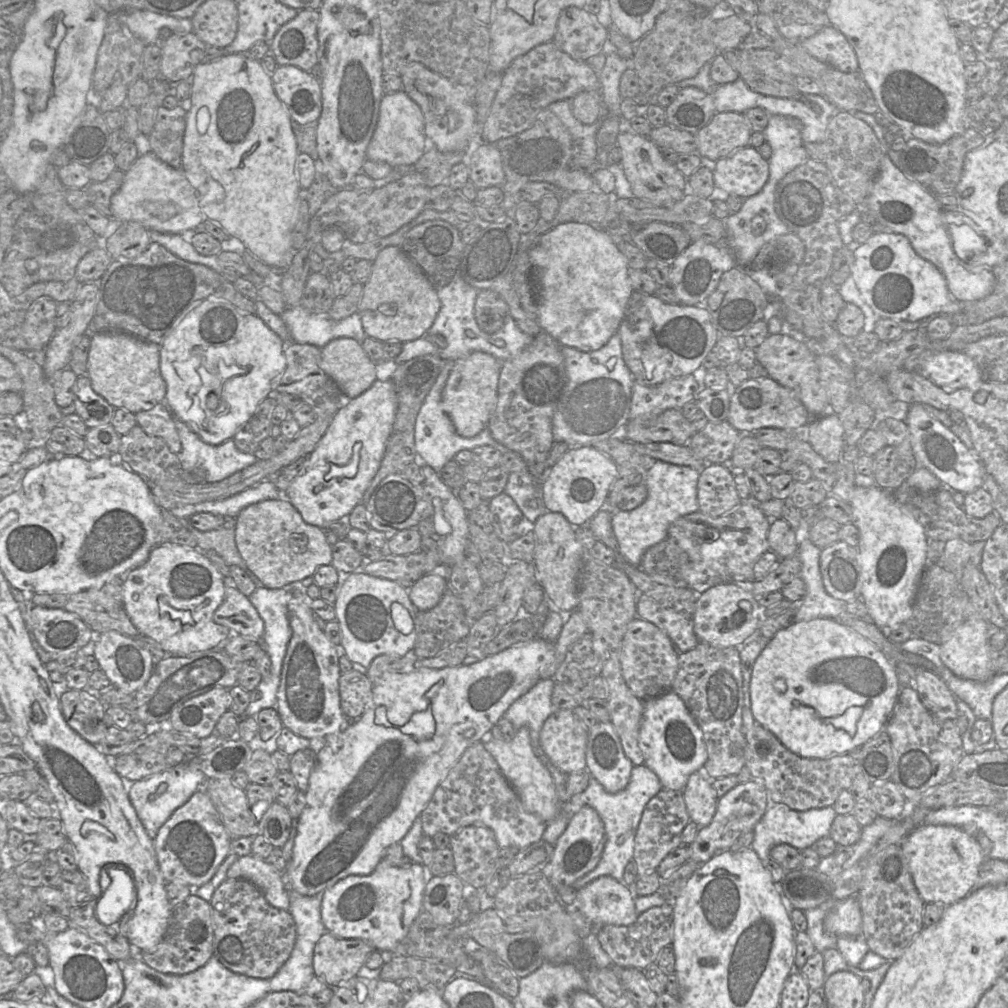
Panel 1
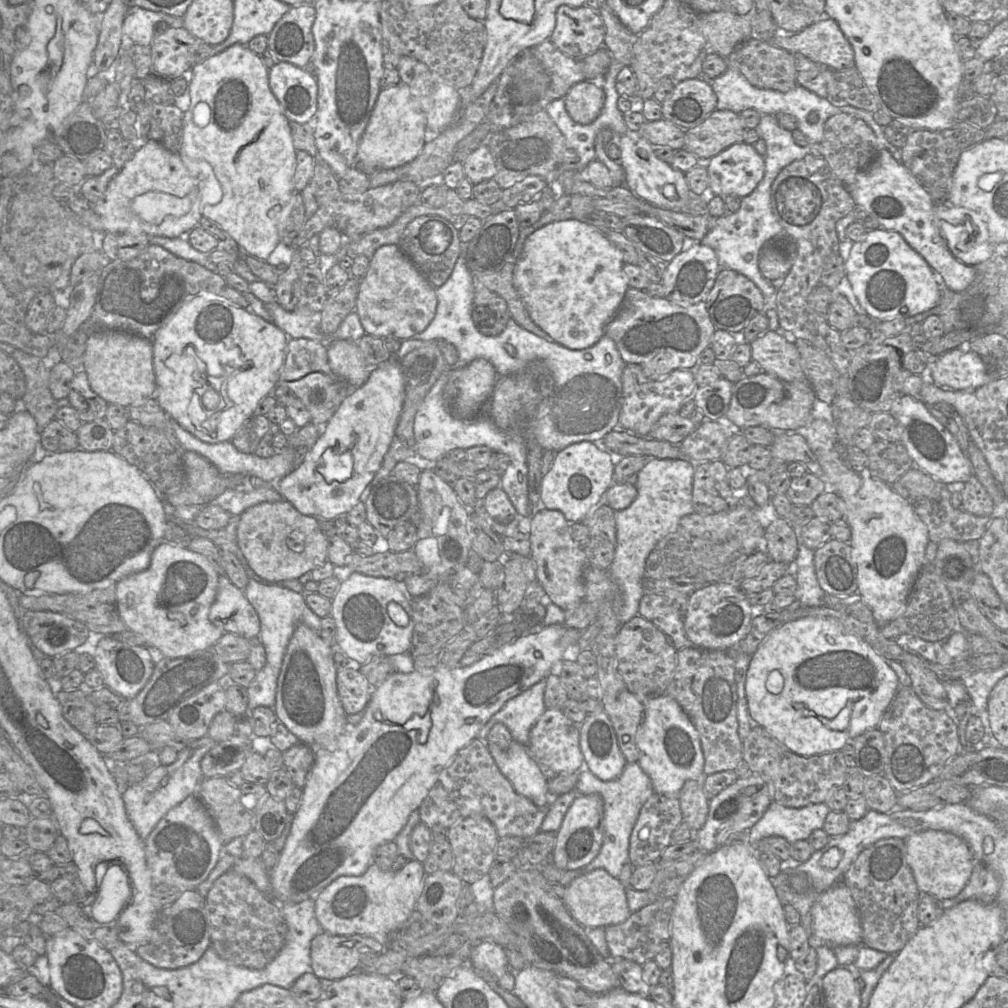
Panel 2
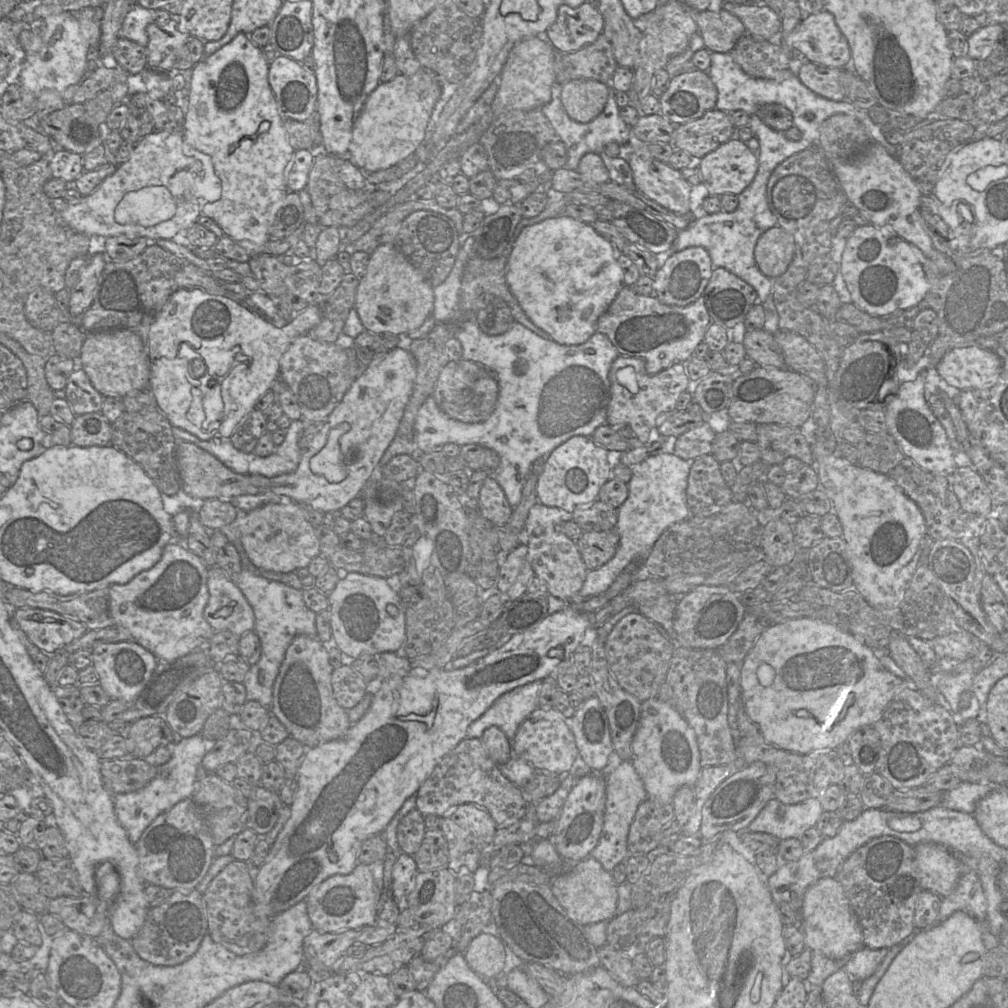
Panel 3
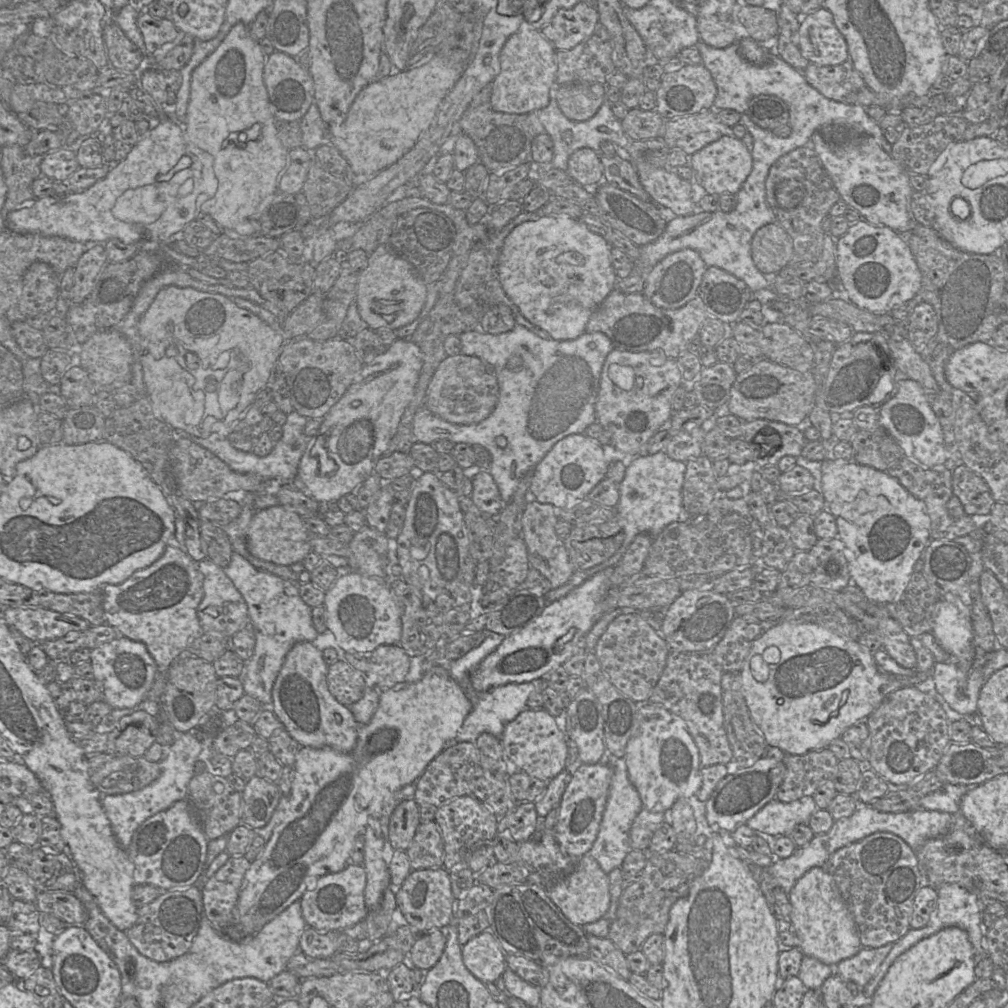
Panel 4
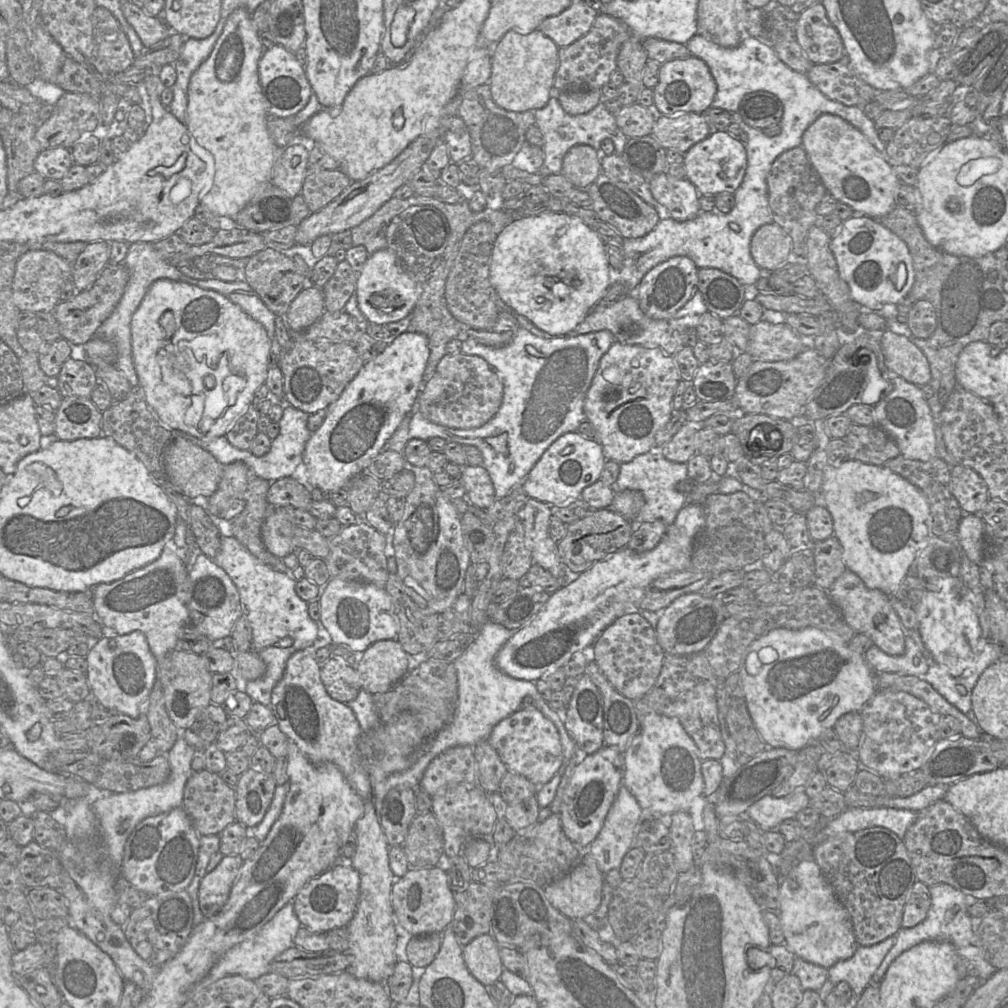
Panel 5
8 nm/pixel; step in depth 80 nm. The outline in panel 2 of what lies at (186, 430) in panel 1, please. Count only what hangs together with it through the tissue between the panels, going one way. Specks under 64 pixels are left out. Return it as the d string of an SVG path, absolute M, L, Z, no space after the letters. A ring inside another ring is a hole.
M170 418L170 424L175 435L181 444L181 450L193 451L210 461L222 475L249 475L258 478L265 483L276 483L278 480L293 471L293 462L295 449L286 445L284 448L277 450L269 458L260 458L254 453L246 454L236 449L231 441L224 441L215 444L205 443L185 430L175 419Z

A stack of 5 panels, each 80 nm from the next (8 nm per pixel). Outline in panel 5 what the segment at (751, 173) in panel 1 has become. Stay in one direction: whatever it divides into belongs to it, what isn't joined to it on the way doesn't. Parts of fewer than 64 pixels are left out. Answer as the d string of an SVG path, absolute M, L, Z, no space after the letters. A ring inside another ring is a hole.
M714 131L696 143L684 155L686 179L703 195L734 194L743 181L747 168L747 152L732 134Z

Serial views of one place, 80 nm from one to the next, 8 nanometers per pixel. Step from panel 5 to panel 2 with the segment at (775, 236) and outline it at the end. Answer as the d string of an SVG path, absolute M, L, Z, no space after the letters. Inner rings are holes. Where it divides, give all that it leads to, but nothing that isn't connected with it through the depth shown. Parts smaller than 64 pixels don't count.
M772 238L761 249L758 266L762 275L770 281L783 280L789 273L795 260L795 247L788 243L788 238Z

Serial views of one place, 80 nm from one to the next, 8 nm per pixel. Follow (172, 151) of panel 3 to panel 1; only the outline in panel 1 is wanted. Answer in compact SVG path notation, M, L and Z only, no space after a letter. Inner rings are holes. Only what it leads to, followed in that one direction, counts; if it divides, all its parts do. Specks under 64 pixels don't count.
M152 152L139 156L128 171L120 189L111 197L110 210L113 220L120 223L137 222L147 230L161 233L180 233L190 237L193 229L205 220L203 207L212 202L221 202L225 192L220 183L207 173L195 173L202 176L200 184L199 202L196 190L186 178L186 172L175 169L157 158Z

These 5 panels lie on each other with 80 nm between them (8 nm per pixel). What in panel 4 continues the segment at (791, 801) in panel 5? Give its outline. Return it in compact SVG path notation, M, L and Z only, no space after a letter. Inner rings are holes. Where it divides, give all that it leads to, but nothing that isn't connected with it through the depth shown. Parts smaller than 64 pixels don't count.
M805 796L789 803L772 799L746 824L758 833L769 834L772 837L789 836L797 825L808 825L815 811L816 803L811 796Z

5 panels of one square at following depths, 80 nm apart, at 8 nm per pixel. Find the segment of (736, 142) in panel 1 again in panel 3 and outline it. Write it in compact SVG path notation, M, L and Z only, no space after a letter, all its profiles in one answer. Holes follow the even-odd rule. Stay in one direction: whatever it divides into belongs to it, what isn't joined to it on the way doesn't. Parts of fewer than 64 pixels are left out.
M713 109L697 120L676 126L672 145L687 152L693 159L700 160L730 140L735 131L730 114Z

